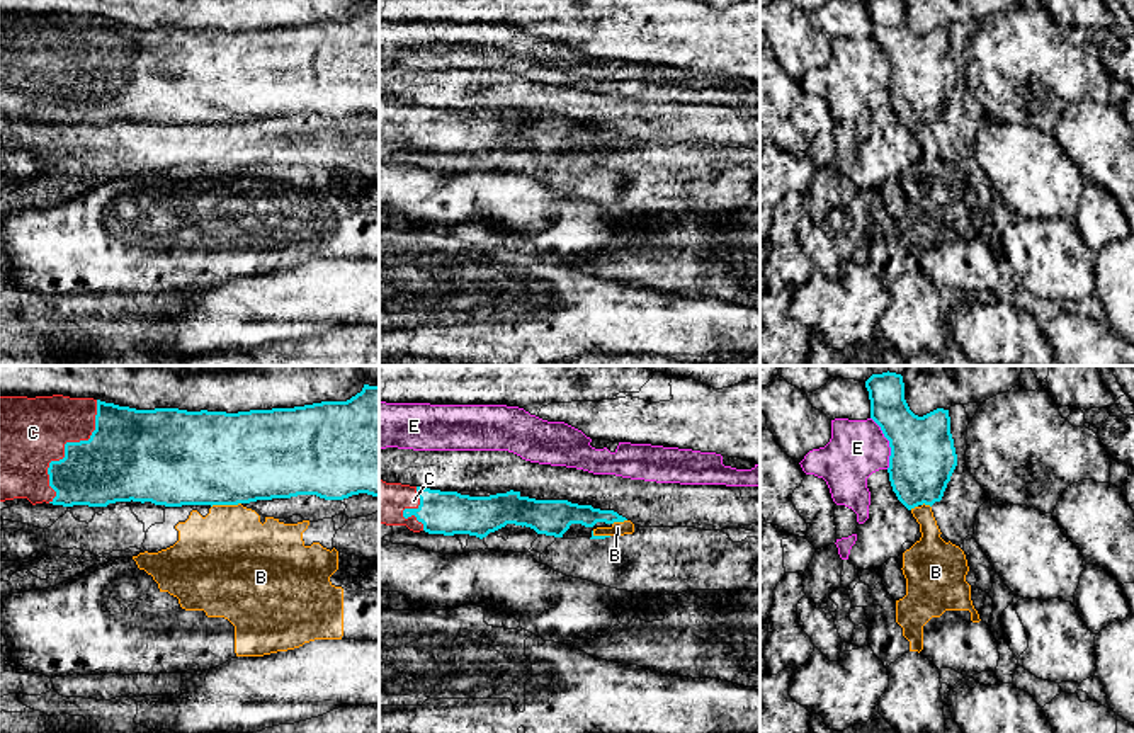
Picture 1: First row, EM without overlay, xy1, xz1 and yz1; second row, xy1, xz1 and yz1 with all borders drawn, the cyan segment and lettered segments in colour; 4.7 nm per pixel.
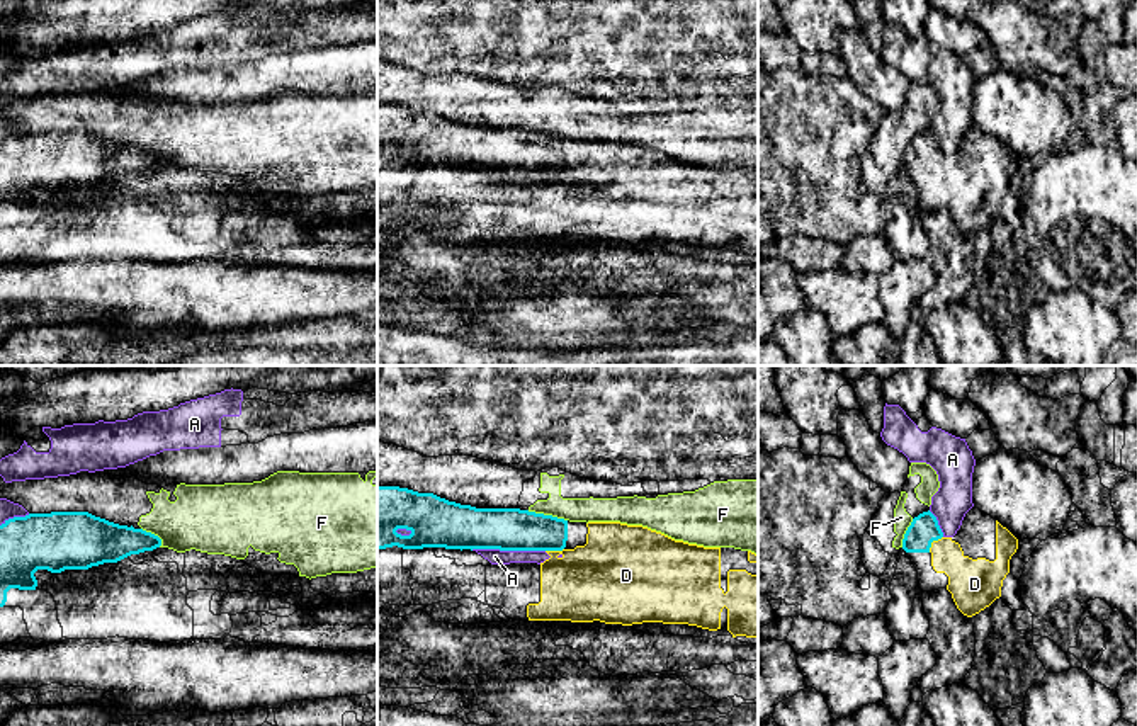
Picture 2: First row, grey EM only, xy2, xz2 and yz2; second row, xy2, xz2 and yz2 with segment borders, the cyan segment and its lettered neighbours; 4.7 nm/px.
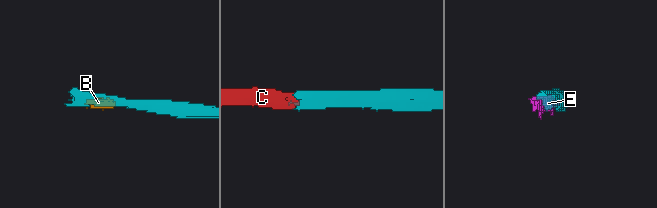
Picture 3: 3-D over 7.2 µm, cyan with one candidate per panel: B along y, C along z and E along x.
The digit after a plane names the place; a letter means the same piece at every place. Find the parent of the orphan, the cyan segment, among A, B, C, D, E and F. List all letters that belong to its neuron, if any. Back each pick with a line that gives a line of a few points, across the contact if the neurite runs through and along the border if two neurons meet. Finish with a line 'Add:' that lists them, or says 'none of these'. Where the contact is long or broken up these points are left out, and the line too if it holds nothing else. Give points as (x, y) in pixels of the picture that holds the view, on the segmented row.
Add: C, D

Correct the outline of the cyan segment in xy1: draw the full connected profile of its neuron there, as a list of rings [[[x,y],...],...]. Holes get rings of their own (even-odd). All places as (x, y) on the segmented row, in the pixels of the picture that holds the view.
[[[364,384],[347,401],[238,413],[136,410],[63,395],[0,396],[0,502],[27,498],[32,505],[107,507],[133,500],[165,507],[213,507],[298,495],[343,500],[359,493],[379,497],[379,386]]]

